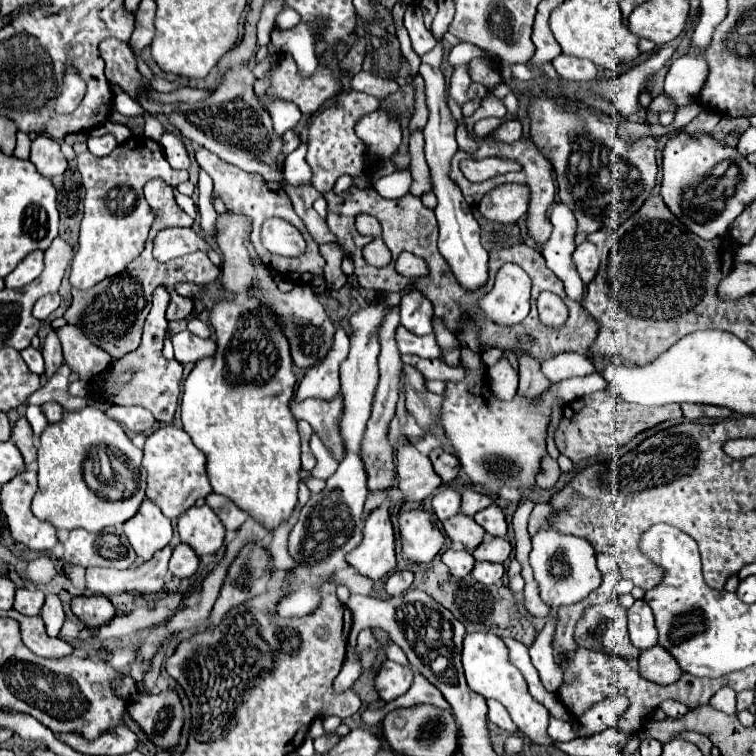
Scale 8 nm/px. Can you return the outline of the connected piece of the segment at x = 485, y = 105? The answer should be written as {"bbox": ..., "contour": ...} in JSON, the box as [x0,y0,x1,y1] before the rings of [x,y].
{"bbox":[465,93,505,131],"contour":[[[493,93],[485,95],[483,101],[481,101],[481,107],[473,113],[473,117],[465,117],[465,123],[467,123],[467,129],[471,131],[473,129],[473,123],[483,119],[483,117],[505,117],[505,105],[499,97],[495,97]]]}

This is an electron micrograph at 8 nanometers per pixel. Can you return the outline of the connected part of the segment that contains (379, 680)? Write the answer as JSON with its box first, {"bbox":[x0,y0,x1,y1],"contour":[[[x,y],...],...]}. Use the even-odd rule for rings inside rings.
{"bbox":[375,659,413,701],"contour":[[[387,659],[375,677],[375,689],[381,699],[393,701],[411,687],[411,681],[413,681],[411,667],[403,667]]]}

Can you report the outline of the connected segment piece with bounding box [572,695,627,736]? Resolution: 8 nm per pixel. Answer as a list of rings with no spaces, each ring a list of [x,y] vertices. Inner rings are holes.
[[[613,695],[597,703],[597,707],[591,707],[591,711],[575,719],[572,725],[577,726],[577,733],[584,736],[611,729],[617,725],[617,719],[621,719],[621,711],[625,711],[625,703],[627,699],[623,695]]]

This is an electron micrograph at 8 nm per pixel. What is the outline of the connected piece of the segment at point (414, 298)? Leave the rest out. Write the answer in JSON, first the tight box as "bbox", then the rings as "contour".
{"bbox":[401,291,433,335],"contour":[[[411,291],[401,299],[401,325],[415,335],[433,333],[433,303],[421,293]]]}

